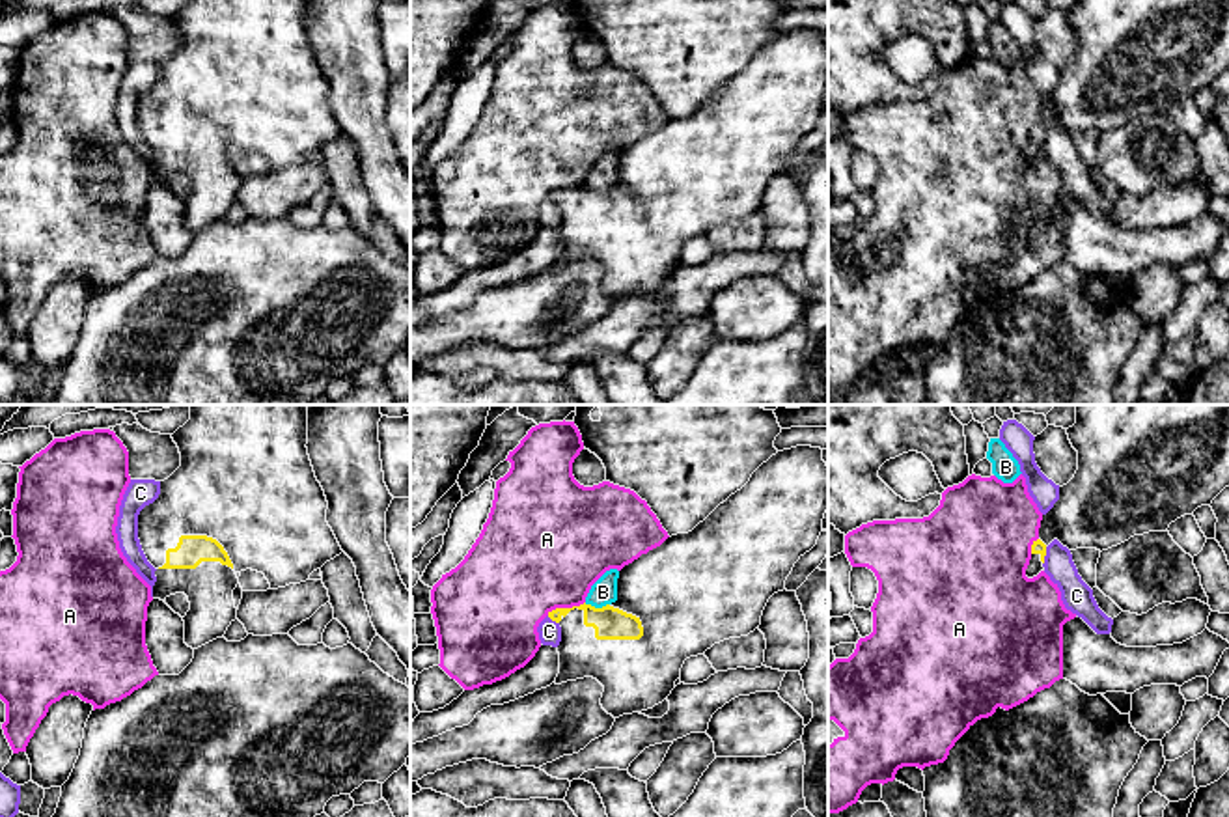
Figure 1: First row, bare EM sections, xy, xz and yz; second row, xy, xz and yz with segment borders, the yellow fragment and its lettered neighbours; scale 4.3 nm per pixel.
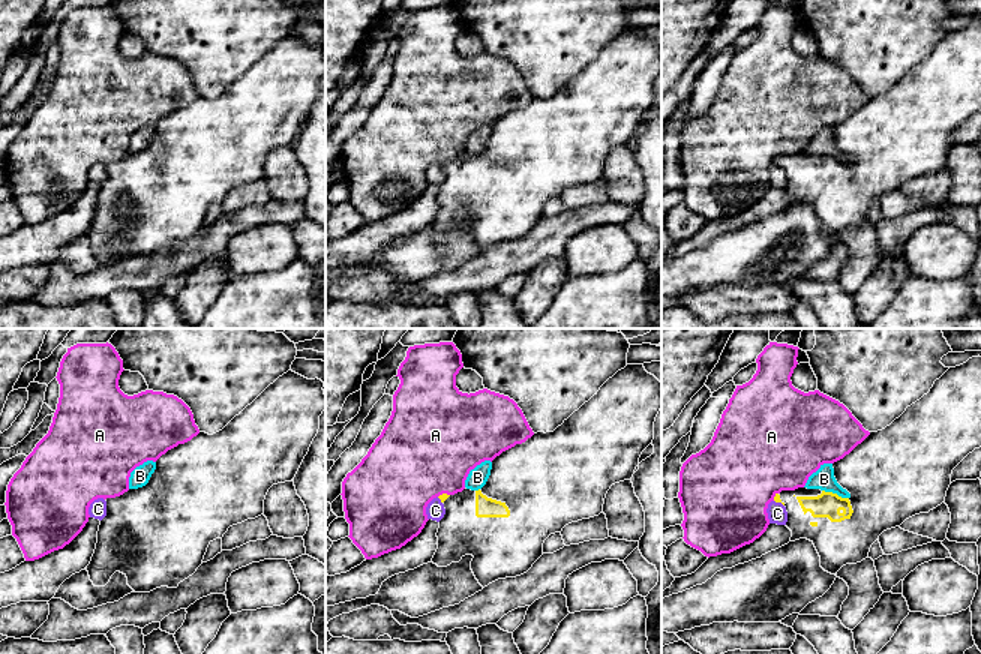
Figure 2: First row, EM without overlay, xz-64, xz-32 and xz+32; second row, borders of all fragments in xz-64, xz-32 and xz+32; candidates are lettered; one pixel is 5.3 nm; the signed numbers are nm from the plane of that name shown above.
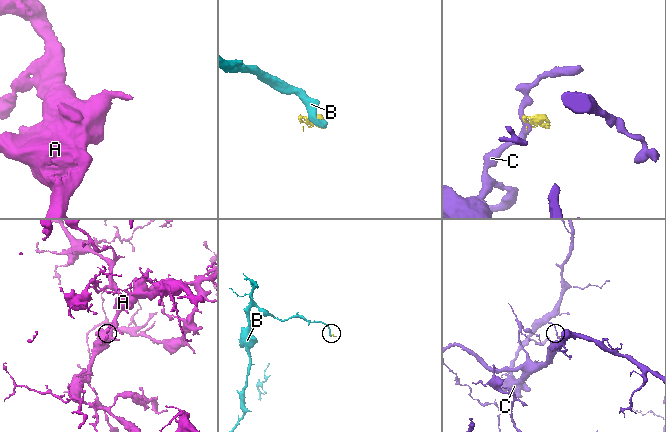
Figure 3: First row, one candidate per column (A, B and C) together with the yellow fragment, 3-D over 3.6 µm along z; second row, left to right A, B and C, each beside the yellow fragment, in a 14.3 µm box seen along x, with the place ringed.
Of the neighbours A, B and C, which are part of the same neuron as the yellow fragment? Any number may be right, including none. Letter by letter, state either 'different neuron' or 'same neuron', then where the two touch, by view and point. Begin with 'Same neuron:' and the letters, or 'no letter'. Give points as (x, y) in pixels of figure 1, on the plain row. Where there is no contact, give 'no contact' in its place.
Same neuron: no letter
A: different neuron; contact xz (566, 191)
B: different neuron; contact xz (597, 191)
C: different neuron; contact yz (1045, 137)

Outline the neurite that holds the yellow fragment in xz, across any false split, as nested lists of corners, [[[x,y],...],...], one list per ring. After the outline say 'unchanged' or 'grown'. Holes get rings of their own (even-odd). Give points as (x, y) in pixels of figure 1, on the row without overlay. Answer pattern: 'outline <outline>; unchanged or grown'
outline [[[796,28],[778,34],[692,114],[671,118],[625,147],[615,185],[548,194],[561,209],[554,265],[597,261],[604,269],[601,287],[614,300],[662,285],[686,241],[759,211],[768,181],[785,172],[794,145],[817,127],[826,93],[828,47],[822,32]]]; grown

